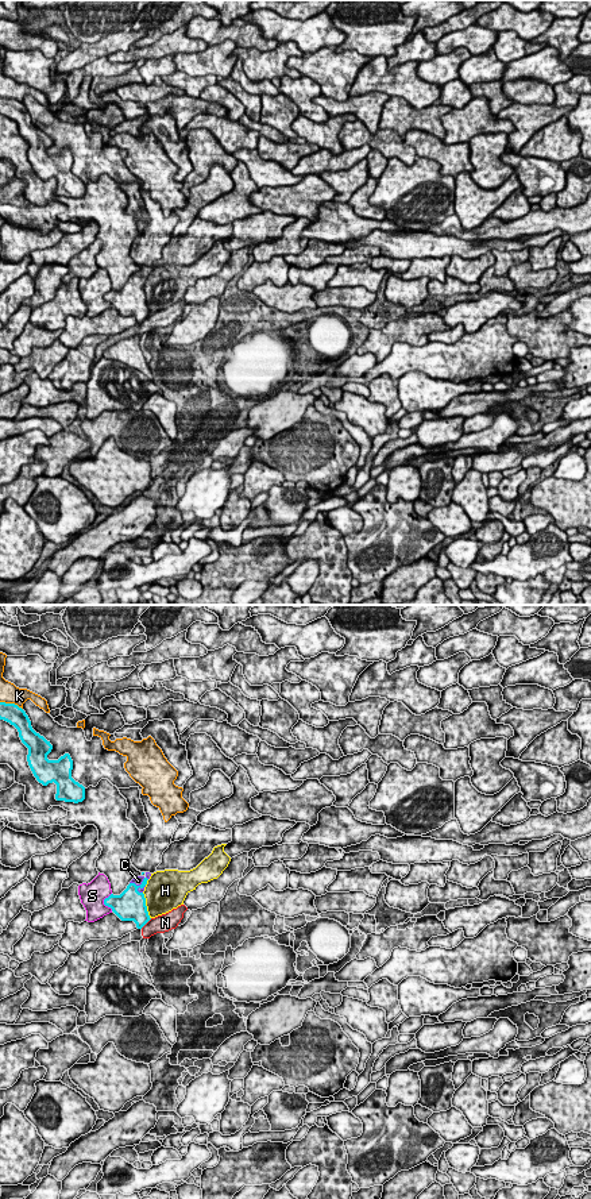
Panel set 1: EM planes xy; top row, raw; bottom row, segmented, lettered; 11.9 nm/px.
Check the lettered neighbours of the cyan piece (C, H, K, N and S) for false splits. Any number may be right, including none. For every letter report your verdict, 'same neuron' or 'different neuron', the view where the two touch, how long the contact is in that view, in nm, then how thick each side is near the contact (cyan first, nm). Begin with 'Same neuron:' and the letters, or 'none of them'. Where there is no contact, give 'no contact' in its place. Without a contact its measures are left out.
Same neuron: C
C: same neuron; meets cyan in xy; contact 240 nm long; 360 nm thick on the cyan side, 100 nm on the other
H: different neuron; meets cyan in xy; contact 340 nm long; 360 nm thick on the cyan side, 440 nm on the other
K: different neuron; meets cyan in xy; contact 280 nm long; 240 nm thick on the cyan side, 220 nm on the other
N: different neuron; meets cyan in xy; contact 190 nm long; 320 nm thick on the cyan side, 220 nm on the other
S: different neuron; meets cyan in xy; contact 220 nm long; 300 nm thick on the cyan side, 300 nm on the other

